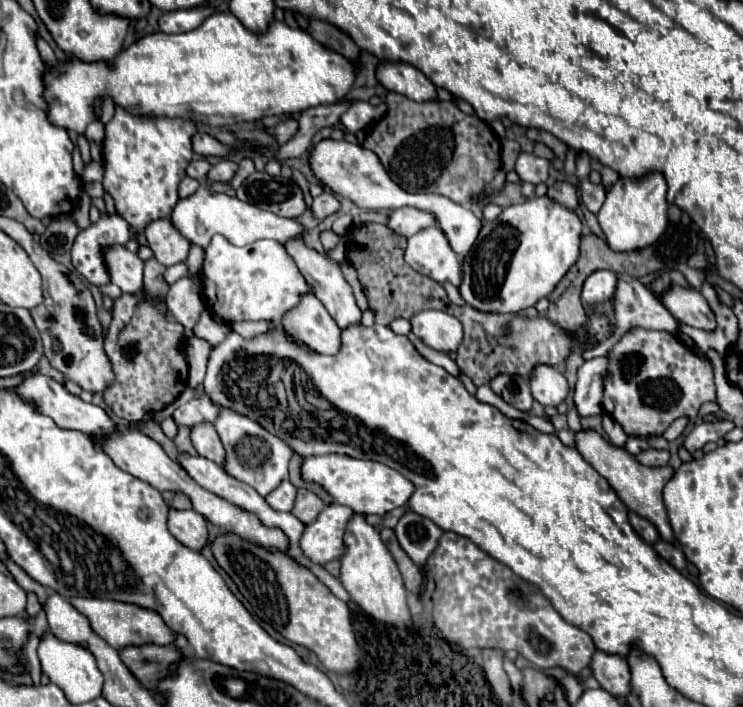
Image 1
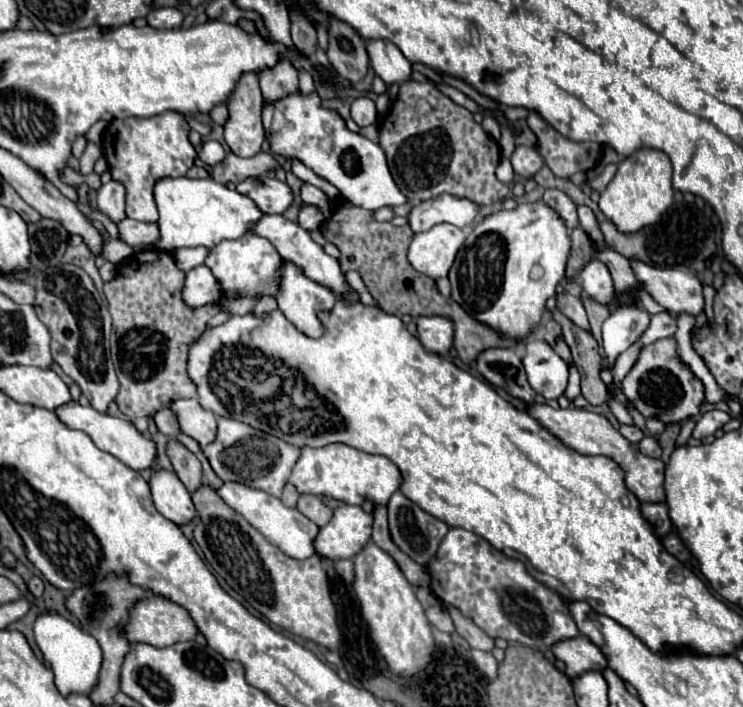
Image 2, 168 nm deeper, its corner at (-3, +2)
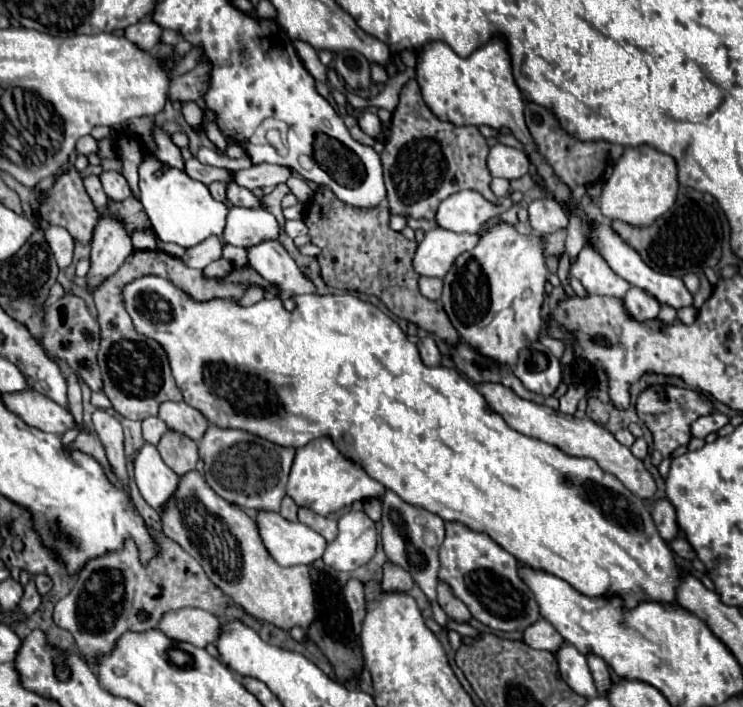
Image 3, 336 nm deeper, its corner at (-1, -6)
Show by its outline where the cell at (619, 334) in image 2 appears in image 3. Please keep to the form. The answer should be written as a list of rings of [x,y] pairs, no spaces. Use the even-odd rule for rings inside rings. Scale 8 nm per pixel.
[[[631,287],[623,301],[625,301],[625,309],[629,309],[629,313],[637,317],[637,321],[647,321],[659,315],[659,307],[661,307],[659,301],[653,295],[649,295],[645,289]]]

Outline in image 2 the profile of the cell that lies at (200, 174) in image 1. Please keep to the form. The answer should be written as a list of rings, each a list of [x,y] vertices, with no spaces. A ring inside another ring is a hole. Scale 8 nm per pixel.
[[[205,141],[205,143],[203,143],[203,149],[199,151],[199,159],[201,159],[205,165],[213,167],[213,165],[217,165],[219,161],[225,159],[225,151],[223,151],[223,147],[221,147],[217,141]]]

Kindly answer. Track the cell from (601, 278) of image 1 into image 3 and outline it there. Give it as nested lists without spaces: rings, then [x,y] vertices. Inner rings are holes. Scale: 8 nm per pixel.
[[[585,245],[581,249],[577,259],[571,263],[569,273],[579,279],[589,293],[601,293],[623,299],[631,287],[625,279],[611,271],[607,261],[591,245]]]

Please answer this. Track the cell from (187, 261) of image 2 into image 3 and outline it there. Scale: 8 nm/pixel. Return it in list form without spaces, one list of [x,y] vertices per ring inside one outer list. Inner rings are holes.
[[[211,235],[207,237],[205,241],[189,247],[185,251],[185,255],[181,257],[189,267],[195,267],[195,269],[205,269],[209,263],[217,261],[223,253],[223,243],[217,235]]]

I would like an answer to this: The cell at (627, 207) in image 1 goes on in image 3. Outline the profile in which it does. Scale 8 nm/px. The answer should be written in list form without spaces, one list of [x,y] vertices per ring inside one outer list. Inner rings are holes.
[[[651,145],[627,147],[607,183],[603,185],[603,193],[599,197],[599,205],[605,217],[619,219],[629,225],[645,227],[651,225],[657,217],[661,217],[677,199],[679,181],[677,181],[677,163],[671,155],[657,153]]]

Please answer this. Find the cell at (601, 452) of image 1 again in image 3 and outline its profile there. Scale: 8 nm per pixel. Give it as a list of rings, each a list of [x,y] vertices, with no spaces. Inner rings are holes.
[[[477,383],[475,387],[485,397],[489,411],[499,413],[511,429],[515,429],[523,435],[541,439],[545,443],[551,443],[551,445],[559,447],[561,451],[565,451],[567,455],[589,457],[589,459],[597,461],[603,471],[615,475],[631,493],[635,493],[641,499],[649,499],[657,491],[655,481],[649,475],[649,471],[645,469],[643,461],[633,457],[631,449],[621,445],[603,425],[597,425],[591,419],[577,419],[573,415],[561,413],[559,409],[551,409],[547,405],[537,405],[533,401],[521,399],[519,395],[515,395],[509,387],[501,385],[501,383]]]

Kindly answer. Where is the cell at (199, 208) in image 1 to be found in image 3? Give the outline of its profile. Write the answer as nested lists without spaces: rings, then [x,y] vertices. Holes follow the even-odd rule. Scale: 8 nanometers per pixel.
[[[147,155],[139,165],[139,201],[143,203],[153,229],[167,243],[193,247],[209,235],[221,237],[225,229],[227,205],[215,201],[209,195],[207,185],[191,179],[185,171],[175,167],[163,169],[163,163],[155,155]],[[157,171],[161,171],[159,177],[155,175]]]

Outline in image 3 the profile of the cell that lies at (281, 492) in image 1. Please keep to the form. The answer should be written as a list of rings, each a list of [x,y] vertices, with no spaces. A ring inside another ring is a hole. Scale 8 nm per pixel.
[[[285,497],[281,503],[281,517],[285,517],[287,521],[297,521],[297,505],[293,503],[291,497]]]

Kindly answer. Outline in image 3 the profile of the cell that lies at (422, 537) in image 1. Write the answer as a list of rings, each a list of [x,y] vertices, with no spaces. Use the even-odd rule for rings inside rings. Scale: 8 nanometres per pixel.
[[[385,491],[383,495],[383,517],[381,517],[381,541],[385,555],[391,563],[403,567],[413,581],[421,587],[421,591],[429,597],[429,601],[435,605],[435,587],[437,587],[437,571],[439,571],[439,557],[437,551],[441,547],[441,541],[445,537],[443,519],[435,513],[429,513],[423,507],[411,505],[403,501],[397,493]]]

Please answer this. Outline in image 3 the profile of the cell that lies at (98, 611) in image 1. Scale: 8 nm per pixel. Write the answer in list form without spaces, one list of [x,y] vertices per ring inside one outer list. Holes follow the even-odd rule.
[[[183,607],[177,611],[165,613],[159,623],[159,629],[177,641],[193,643],[195,647],[207,647],[215,643],[221,631],[221,619],[205,609]]]

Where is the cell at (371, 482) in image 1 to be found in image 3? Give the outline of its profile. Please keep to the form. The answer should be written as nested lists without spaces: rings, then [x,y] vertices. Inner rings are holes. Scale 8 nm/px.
[[[319,437],[309,441],[305,447],[299,447],[291,467],[287,495],[295,501],[297,507],[307,507],[319,515],[329,515],[343,507],[353,505],[355,501],[365,501],[377,495],[383,495],[385,487],[379,481],[373,481],[361,467],[343,457],[329,437]]]

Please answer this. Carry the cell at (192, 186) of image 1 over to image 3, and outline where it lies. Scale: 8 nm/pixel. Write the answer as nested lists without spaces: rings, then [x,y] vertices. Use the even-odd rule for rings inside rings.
[[[191,157],[191,159],[185,161],[185,173],[187,173],[191,179],[197,179],[197,181],[201,181],[201,183],[205,183],[205,185],[209,185],[209,183],[213,183],[213,181],[233,179],[233,171],[203,165],[203,163],[199,163],[195,157]]]

